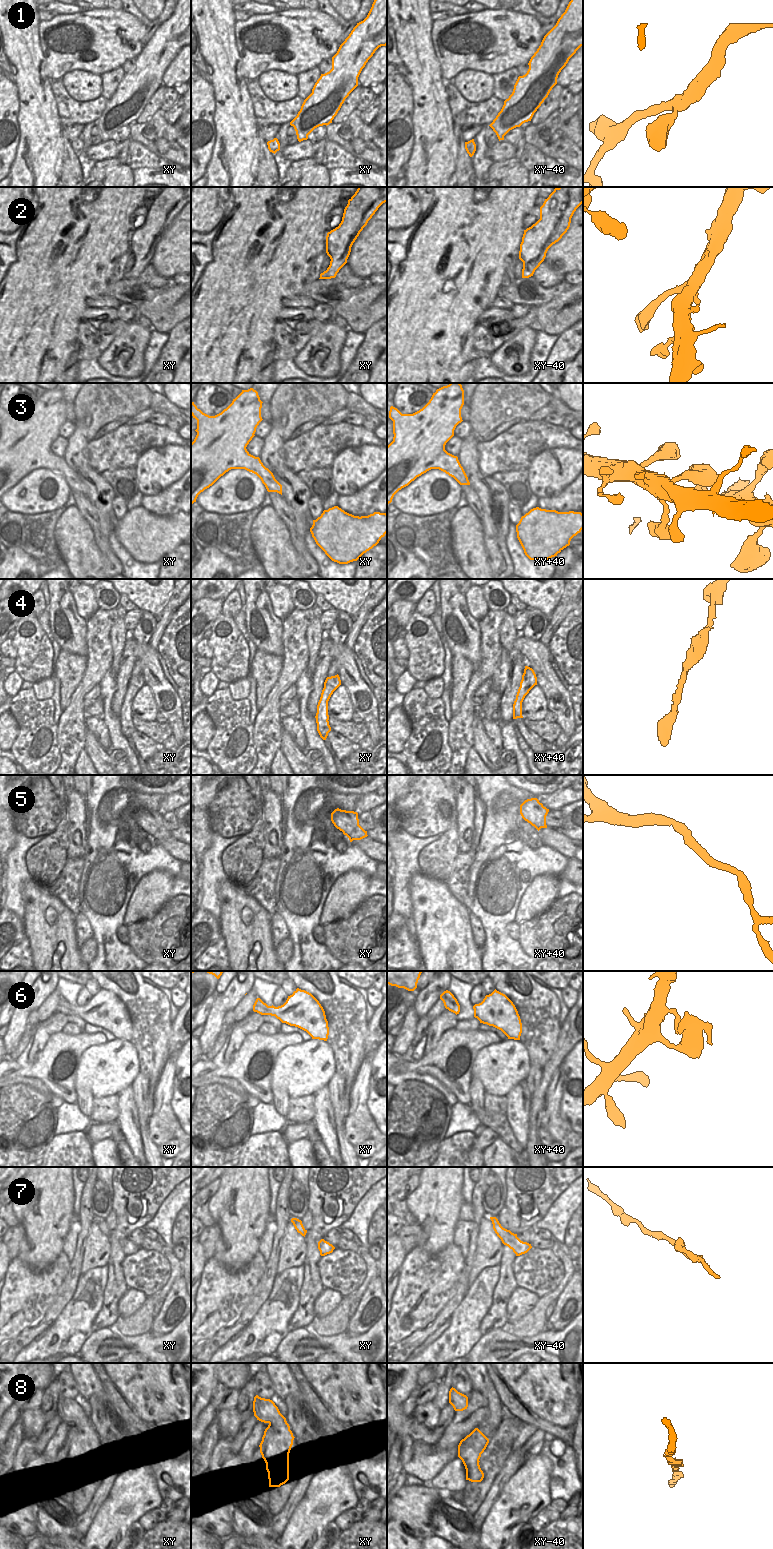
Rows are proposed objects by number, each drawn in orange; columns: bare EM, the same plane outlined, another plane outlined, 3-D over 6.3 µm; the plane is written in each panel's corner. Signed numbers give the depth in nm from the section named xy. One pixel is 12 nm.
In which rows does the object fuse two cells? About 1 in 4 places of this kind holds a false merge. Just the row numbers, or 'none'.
6

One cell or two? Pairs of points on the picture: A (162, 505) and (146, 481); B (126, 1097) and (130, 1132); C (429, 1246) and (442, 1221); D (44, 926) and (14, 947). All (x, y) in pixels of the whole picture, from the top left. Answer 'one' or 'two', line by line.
A: two
B: one
C: one
D: two

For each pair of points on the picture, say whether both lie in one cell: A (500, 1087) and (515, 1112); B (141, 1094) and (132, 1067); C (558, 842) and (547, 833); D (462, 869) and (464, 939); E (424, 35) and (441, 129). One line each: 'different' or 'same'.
A: different
B: different
C: same
D: different
E: same

